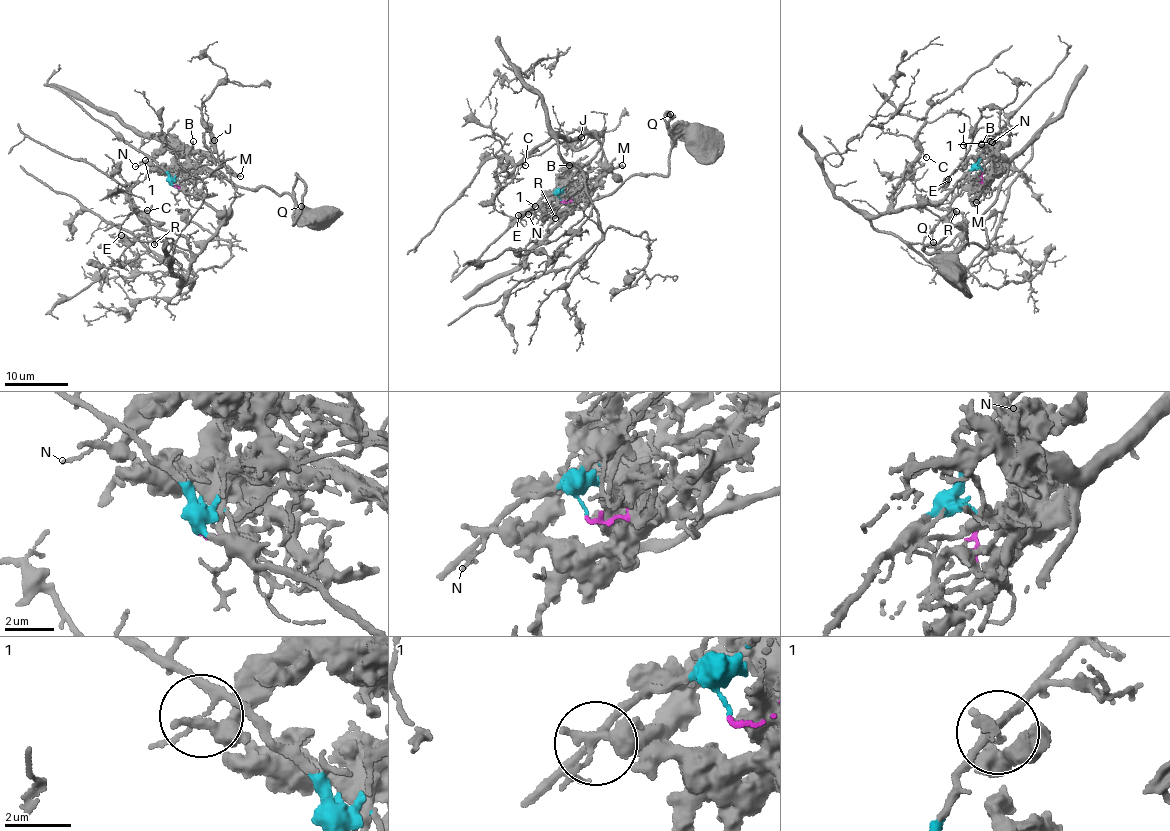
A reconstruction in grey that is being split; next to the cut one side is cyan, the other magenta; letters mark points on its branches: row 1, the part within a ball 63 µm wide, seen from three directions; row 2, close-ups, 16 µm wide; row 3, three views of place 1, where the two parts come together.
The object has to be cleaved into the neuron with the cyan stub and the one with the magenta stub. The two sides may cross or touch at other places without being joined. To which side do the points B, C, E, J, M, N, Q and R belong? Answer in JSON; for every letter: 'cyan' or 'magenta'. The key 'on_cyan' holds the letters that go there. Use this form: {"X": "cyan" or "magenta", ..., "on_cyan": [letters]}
{"B": "magenta", "C": "cyan", "E": "cyan", "J": "cyan", "M": "magenta", "N": "cyan", "Q": "magenta", "R": "cyan", "on_cyan": ["C", "E", "J", "N", "R"]}

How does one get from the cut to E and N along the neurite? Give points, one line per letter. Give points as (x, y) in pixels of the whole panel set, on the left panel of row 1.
E: (169, 180), (213, 209), (229, 211), (178, 293), (198, 276), (164, 240), (120, 235)
N: (169, 180), (150, 157), (134, 166)

